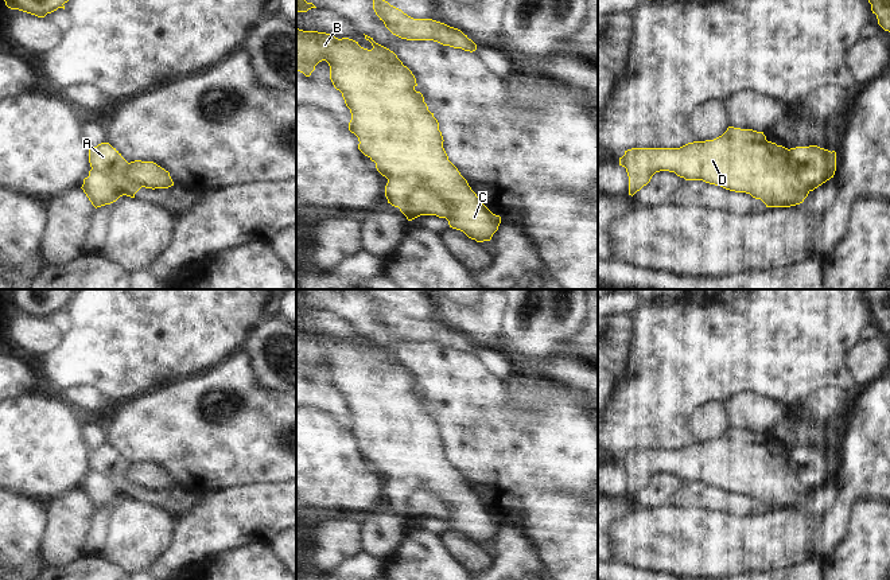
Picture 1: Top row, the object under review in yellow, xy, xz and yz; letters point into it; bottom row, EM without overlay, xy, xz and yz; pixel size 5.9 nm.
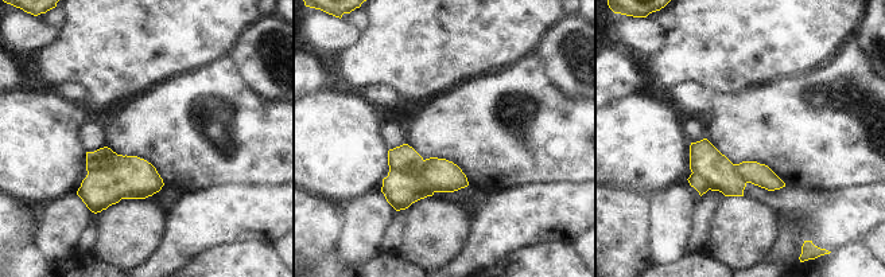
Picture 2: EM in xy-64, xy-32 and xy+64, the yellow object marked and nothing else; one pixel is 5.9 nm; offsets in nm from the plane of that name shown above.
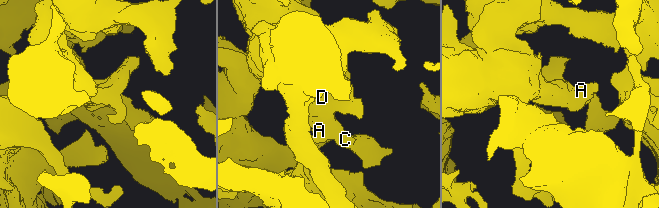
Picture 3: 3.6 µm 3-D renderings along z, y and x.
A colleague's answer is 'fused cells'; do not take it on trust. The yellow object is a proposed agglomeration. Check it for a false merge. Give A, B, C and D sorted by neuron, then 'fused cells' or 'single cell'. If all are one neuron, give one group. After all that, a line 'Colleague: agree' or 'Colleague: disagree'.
A / B C D | fused cells
Colleague: agree

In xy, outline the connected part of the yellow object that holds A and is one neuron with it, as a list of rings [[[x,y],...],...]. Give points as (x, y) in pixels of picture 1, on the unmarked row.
[[[101,444],[89,451],[89,464],[92,471],[117,483],[121,497],[135,499],[141,490],[140,486],[131,484],[127,480],[128,463],[109,444]]]

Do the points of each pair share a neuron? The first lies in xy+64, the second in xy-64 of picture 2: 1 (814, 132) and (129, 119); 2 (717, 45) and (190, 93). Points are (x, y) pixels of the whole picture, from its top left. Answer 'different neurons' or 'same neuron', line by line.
1: same neuron
2: different neurons

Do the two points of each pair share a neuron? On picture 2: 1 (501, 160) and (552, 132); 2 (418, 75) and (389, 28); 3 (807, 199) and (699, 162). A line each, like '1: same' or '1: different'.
1: same
2: same
3: same

